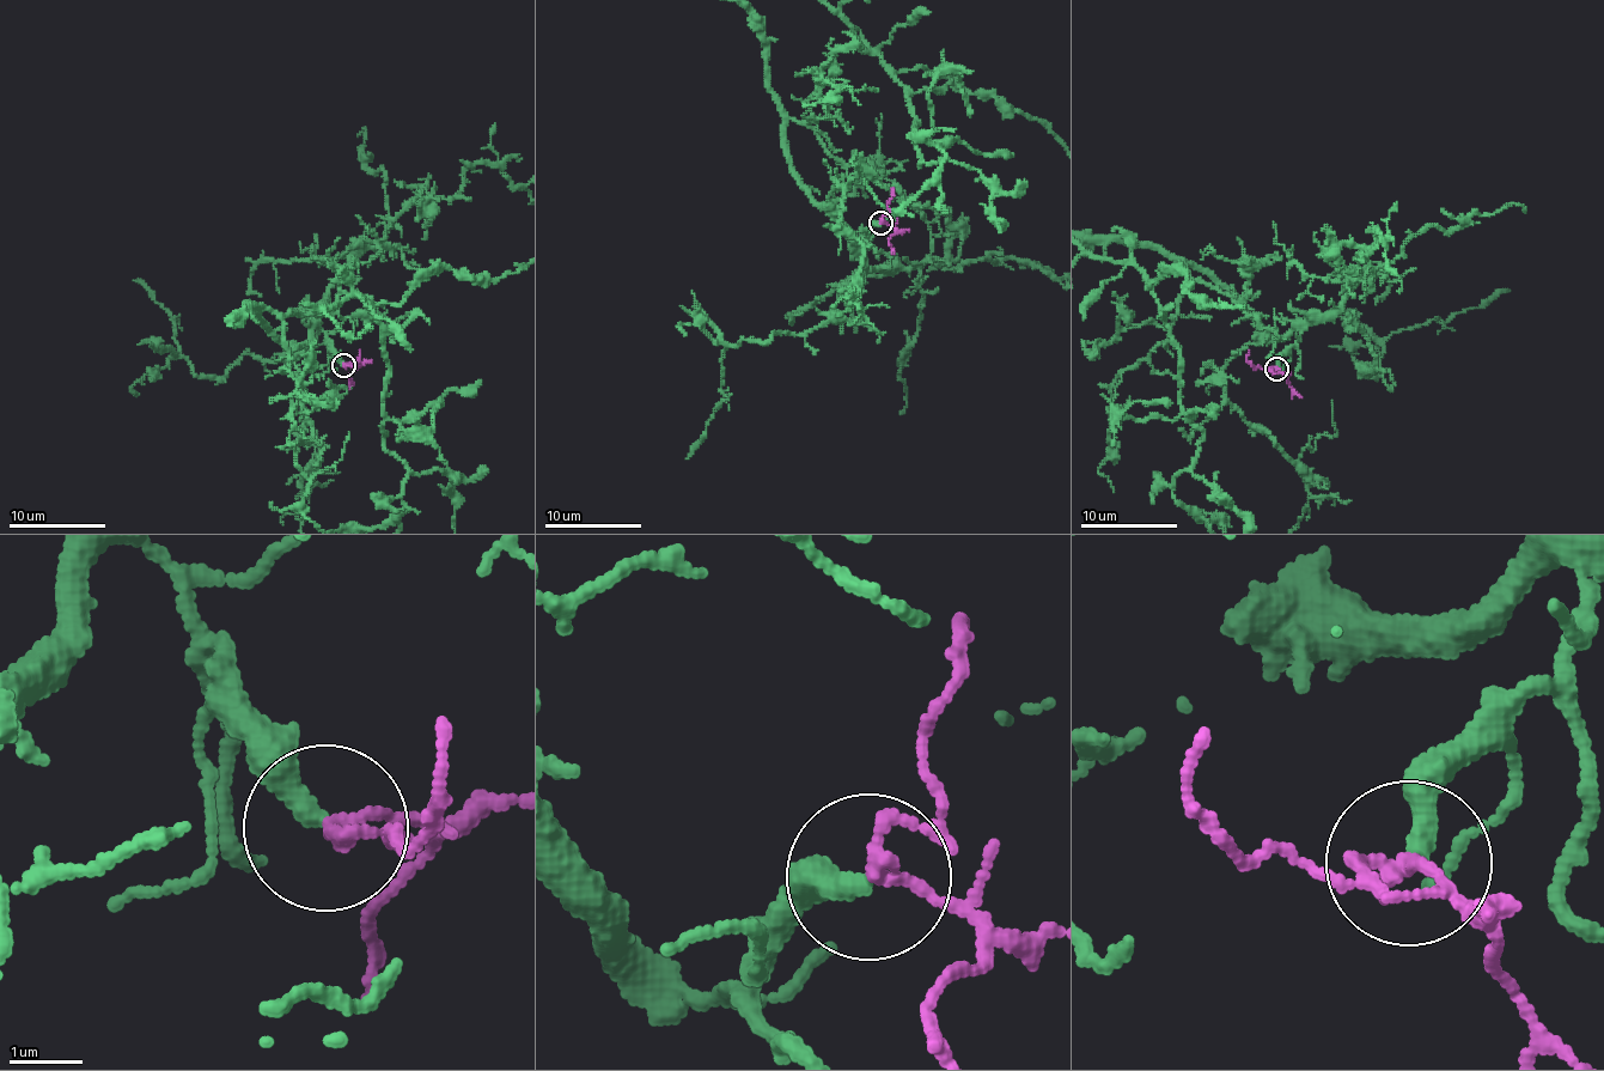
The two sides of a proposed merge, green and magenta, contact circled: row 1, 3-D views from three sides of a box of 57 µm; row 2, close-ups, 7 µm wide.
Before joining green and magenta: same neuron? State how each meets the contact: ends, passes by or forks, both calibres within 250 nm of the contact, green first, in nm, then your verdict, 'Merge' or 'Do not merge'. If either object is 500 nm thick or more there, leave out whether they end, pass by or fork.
At the ring green ends. At the ring magenta passes by. Thickness 320 nm (green) against 150 nm. Merge

